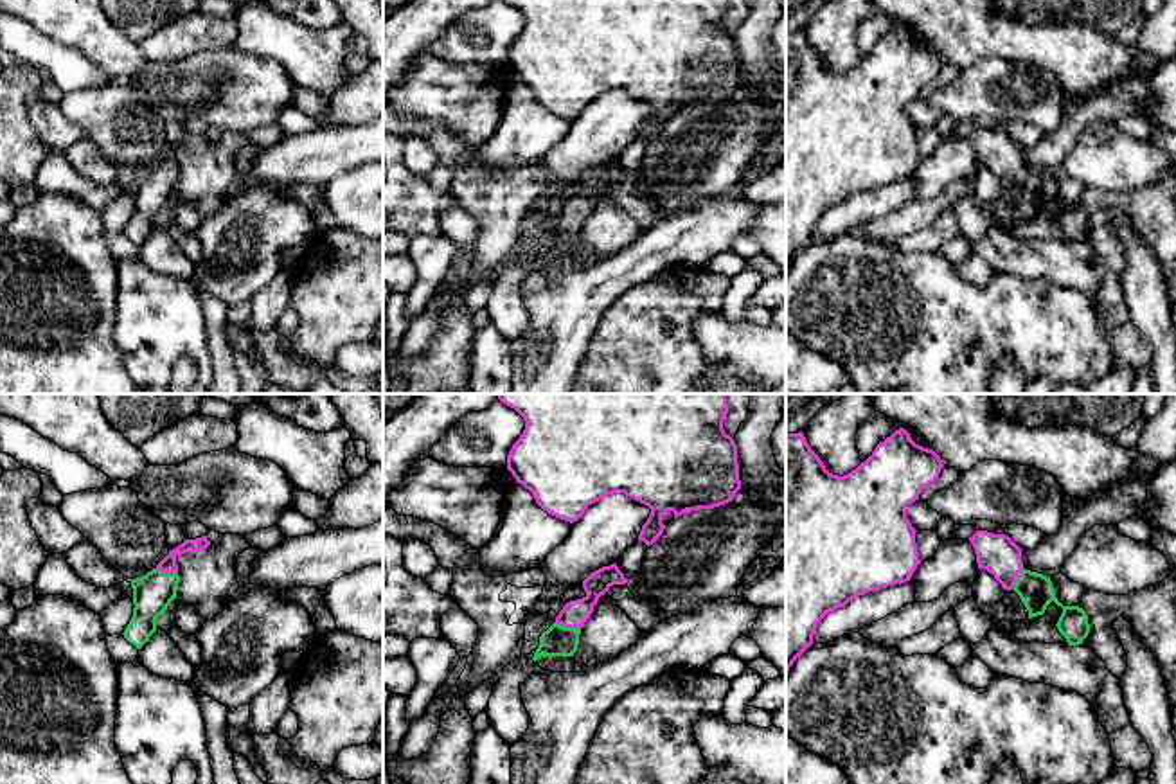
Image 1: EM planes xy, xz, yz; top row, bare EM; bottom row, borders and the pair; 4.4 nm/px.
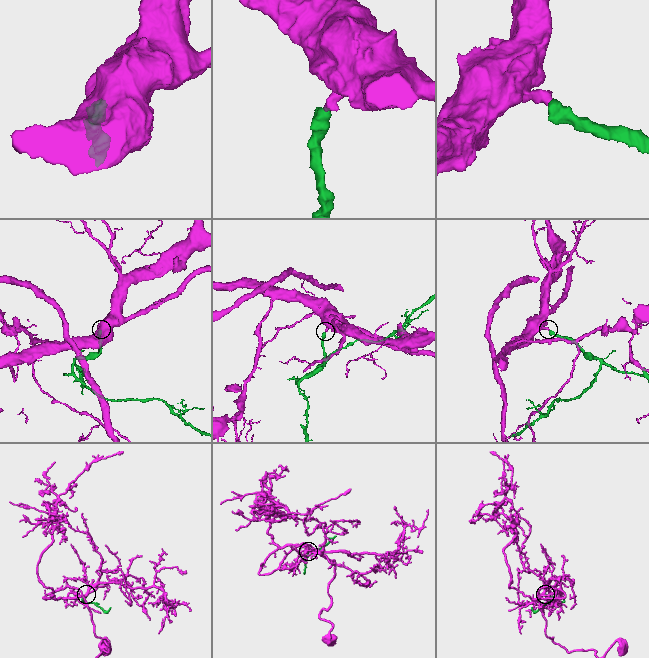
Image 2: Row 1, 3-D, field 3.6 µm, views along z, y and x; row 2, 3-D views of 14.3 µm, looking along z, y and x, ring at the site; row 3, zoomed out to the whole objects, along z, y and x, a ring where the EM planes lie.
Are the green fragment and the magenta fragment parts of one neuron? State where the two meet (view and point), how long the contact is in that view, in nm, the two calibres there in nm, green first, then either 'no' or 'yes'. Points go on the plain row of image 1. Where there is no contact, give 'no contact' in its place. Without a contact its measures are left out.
xz (569, 225) | 120 nm | 140/120 nm | yes

